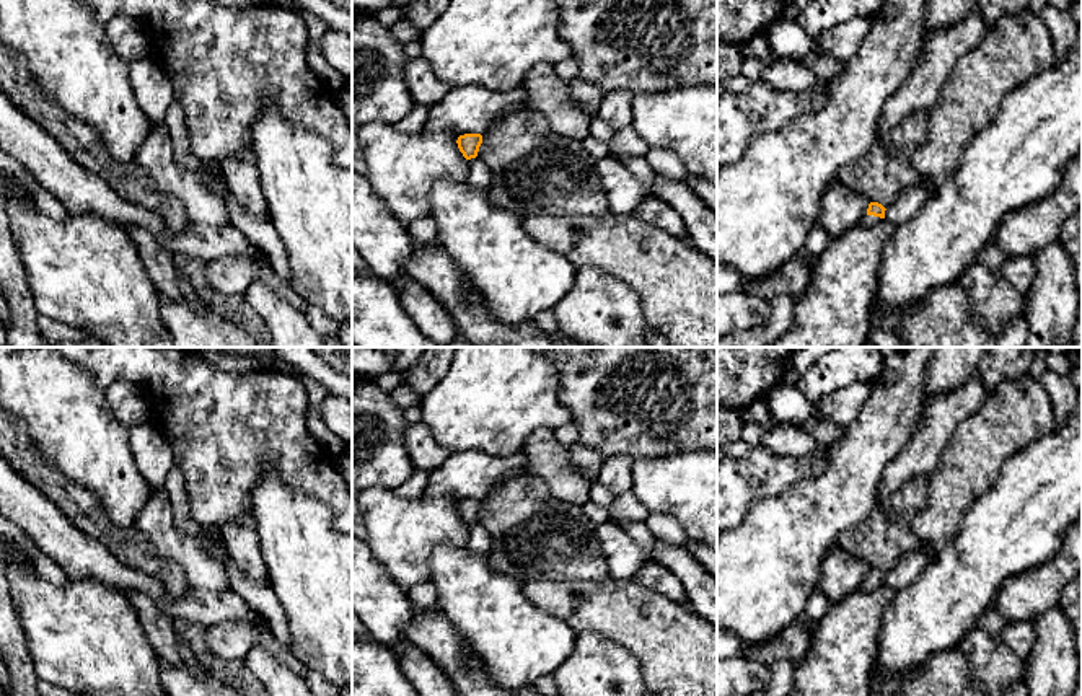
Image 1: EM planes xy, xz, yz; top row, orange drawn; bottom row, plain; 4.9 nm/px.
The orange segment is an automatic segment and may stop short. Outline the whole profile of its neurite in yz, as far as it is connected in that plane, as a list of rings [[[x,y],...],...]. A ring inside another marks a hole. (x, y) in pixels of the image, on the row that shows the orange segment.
[[[870,202],[869,204],[869,209],[867,209],[867,214],[864,215],[862,218],[862,225],[864,227],[872,227],[875,223],[878,223],[882,218],[885,218],[885,207],[878,202]]]

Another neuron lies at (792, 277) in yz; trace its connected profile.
[[[795,256],[768,277],[743,285],[756,297],[772,300],[779,295],[802,297],[810,284],[812,267],[805,256]]]

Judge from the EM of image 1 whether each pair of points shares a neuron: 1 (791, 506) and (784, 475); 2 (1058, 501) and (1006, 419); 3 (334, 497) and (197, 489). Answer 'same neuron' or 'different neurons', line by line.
1: different neurons
2: different neurons
3: same neuron

